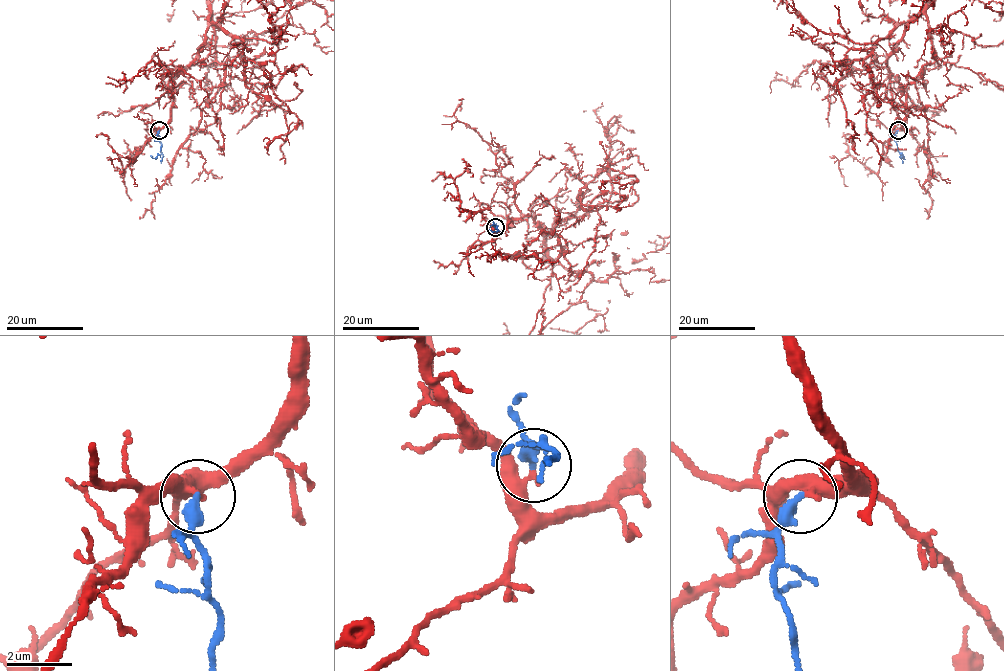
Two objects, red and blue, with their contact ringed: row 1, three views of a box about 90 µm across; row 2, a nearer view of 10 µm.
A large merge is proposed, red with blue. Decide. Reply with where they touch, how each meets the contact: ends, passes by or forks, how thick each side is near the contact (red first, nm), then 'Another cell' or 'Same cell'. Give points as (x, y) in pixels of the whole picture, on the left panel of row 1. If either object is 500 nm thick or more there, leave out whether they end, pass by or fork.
Place: (159, 130). At the ring red passes by. At the ring blue ends. Thickness 260 nm (red) against 360 nm. Same cell

